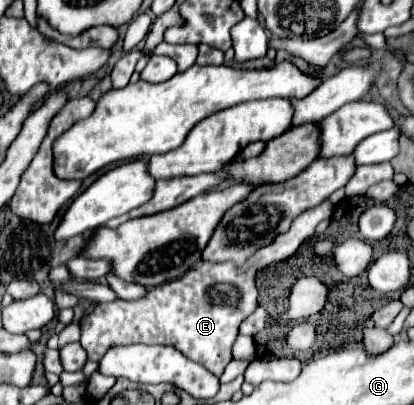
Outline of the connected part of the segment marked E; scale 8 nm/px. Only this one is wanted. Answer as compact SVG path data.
M324 201L322 205L304 211L292 221L290 231L278 235L268 247L258 249L240 269L232 263L198 263L184 277L154 287L144 299L116 299L110 303L100 303L78 323L80 329L76 323L62 329L62 333L58 335L58 347L80 339L80 345L86 349L88 360L99 362L108 347L114 345L172 345L182 355L196 363L202 363L210 373L220 377L224 367L232 359L232 345L238 335L240 323L258 307L258 289L254 285L256 273L270 263L292 257L298 247L314 235L316 225L324 219L330 219L330 213L330 201Z

